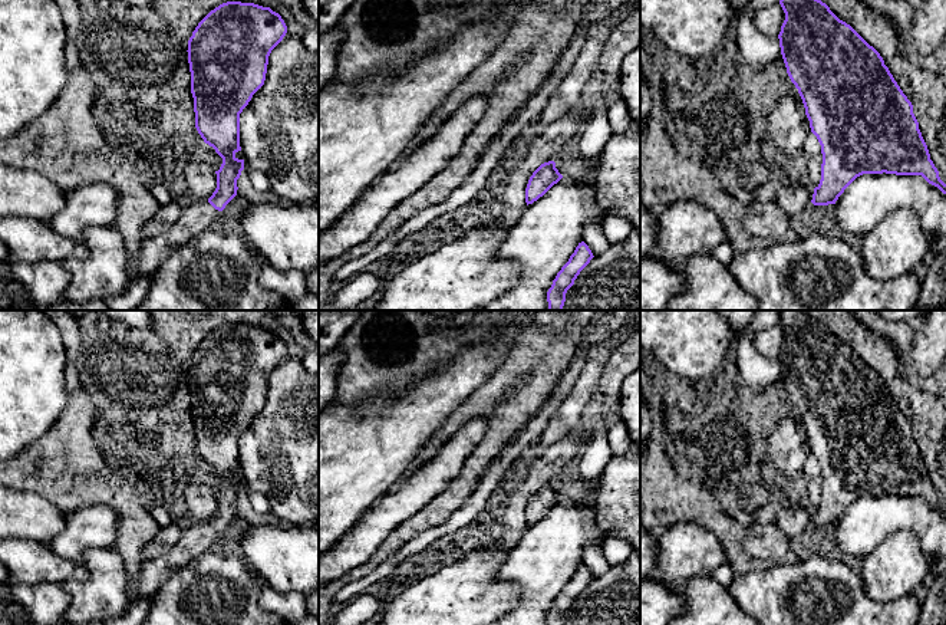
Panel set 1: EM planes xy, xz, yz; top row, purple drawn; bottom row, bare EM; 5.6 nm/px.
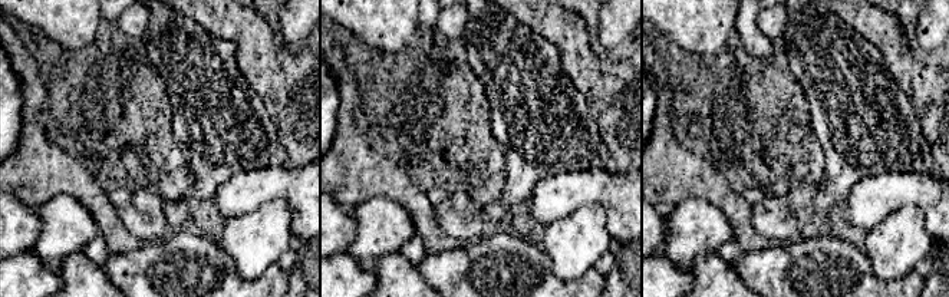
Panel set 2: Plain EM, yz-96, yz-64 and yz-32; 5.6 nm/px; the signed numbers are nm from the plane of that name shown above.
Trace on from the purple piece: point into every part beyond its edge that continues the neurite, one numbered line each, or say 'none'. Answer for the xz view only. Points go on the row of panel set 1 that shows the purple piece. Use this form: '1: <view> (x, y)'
none

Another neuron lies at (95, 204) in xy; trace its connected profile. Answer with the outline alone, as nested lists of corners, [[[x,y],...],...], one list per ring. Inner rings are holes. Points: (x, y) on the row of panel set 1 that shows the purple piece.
[[[92,182],[66,191],[63,208],[47,223],[59,234],[82,241],[88,227],[112,227],[119,194],[106,184]]]

